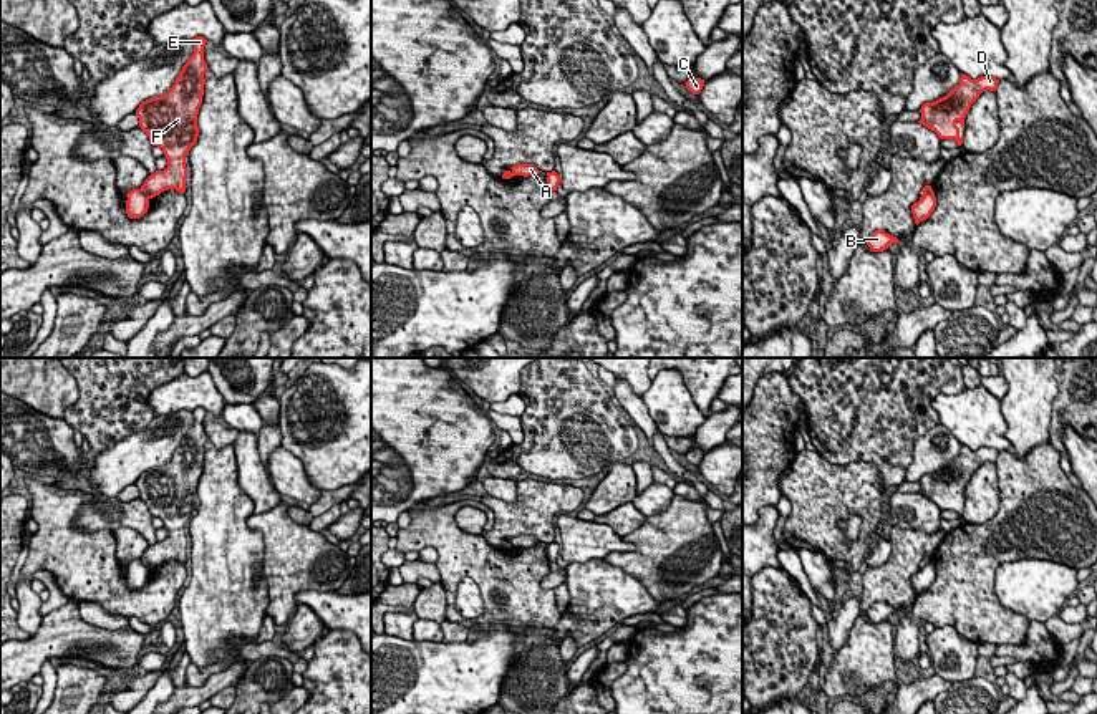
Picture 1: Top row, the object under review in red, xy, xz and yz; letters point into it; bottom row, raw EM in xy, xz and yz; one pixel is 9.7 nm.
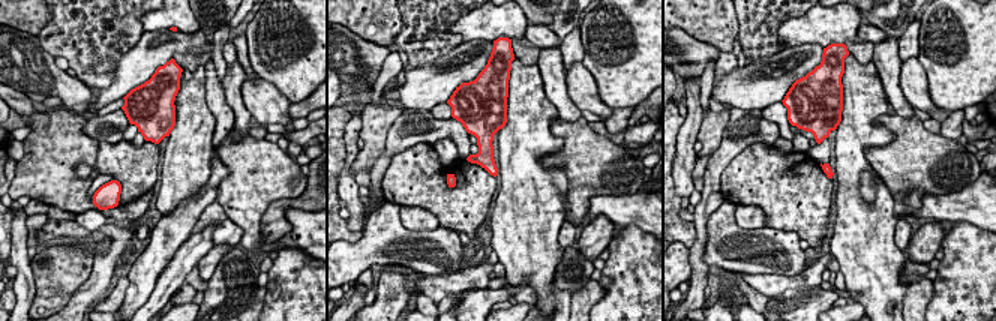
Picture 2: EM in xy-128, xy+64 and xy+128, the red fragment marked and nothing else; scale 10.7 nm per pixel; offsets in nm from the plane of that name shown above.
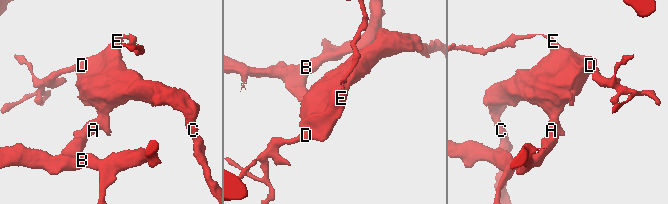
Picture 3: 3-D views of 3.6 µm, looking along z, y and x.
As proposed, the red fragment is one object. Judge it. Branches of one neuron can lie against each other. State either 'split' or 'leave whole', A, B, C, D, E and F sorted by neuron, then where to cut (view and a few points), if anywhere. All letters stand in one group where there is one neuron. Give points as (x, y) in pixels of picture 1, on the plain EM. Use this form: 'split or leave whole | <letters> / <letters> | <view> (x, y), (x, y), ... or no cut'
split | A C D E F / B | xy (140, 560), (148, 570)

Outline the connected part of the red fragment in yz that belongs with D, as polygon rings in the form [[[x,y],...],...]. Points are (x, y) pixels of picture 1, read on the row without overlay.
[[[961,444],[959,456],[946,467],[921,477],[921,490],[918,494],[935,502],[940,510],[954,510],[961,517],[963,507],[959,500],[964,500],[964,489],[971,475],[983,462],[996,462],[998,454],[999,451],[993,447],[971,451]]]

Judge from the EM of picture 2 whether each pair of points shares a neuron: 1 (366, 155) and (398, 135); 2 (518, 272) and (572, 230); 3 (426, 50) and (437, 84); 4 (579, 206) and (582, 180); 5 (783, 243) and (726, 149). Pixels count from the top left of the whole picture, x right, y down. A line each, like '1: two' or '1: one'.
1: two
2: two
3: two
4: one
5: two

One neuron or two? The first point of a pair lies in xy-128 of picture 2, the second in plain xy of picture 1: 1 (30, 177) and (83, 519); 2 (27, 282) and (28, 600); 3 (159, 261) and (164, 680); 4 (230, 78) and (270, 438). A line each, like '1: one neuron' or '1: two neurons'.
1: two neurons
2: one neuron
3: one neuron
4: one neuron

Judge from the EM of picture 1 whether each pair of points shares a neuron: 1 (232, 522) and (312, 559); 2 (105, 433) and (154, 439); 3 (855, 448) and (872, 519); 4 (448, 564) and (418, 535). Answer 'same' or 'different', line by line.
1: different
2: different
3: different
4: same

